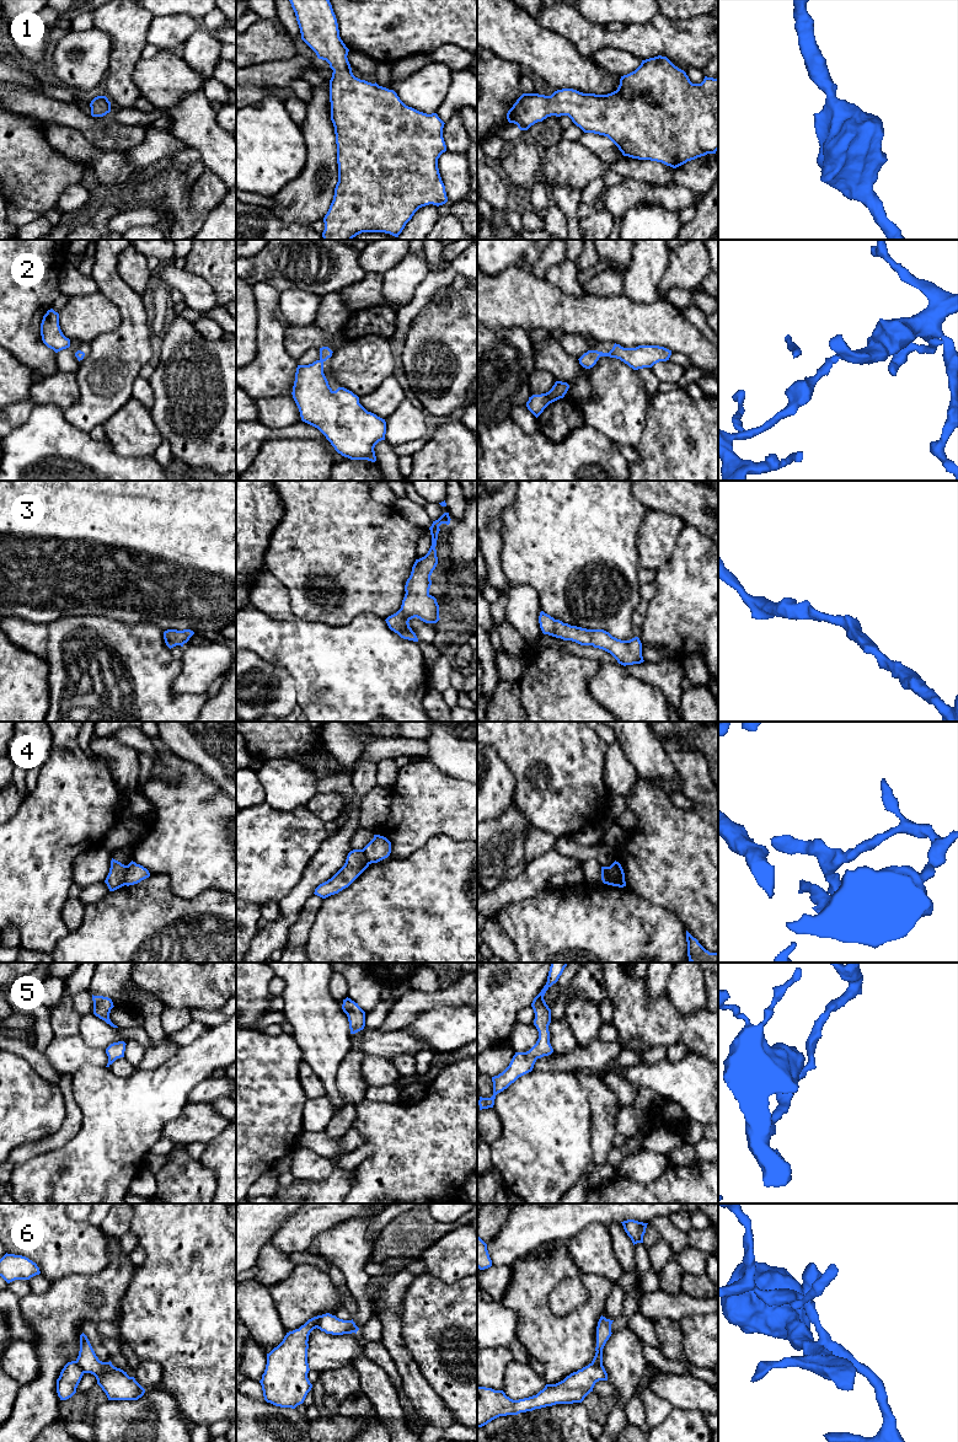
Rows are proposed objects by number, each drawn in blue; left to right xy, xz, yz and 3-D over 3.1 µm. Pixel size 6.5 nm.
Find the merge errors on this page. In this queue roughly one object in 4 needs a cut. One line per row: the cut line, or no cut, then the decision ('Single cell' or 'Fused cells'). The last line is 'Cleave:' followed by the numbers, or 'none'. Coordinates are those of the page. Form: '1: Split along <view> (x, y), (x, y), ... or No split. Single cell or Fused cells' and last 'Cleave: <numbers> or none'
1: No split. Single cell
2: No split. Single cell
3: No split. Single cell
4: Split along xy (127, 866), (124, 884). Fused cells
5: No split. Single cell
6: Split along xy (75, 1361), (85, 1372). Fused cells
Cleave: 4, 6

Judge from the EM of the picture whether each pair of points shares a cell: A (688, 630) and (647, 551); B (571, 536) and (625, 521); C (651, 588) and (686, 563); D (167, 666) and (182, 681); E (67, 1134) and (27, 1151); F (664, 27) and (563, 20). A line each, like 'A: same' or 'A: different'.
A: different
B: same
C: different
D: different
E: same
F: same

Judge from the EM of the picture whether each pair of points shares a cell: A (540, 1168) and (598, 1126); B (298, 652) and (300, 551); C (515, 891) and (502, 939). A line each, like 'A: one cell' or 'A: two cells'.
A: two cells
B: two cells
C: two cells

